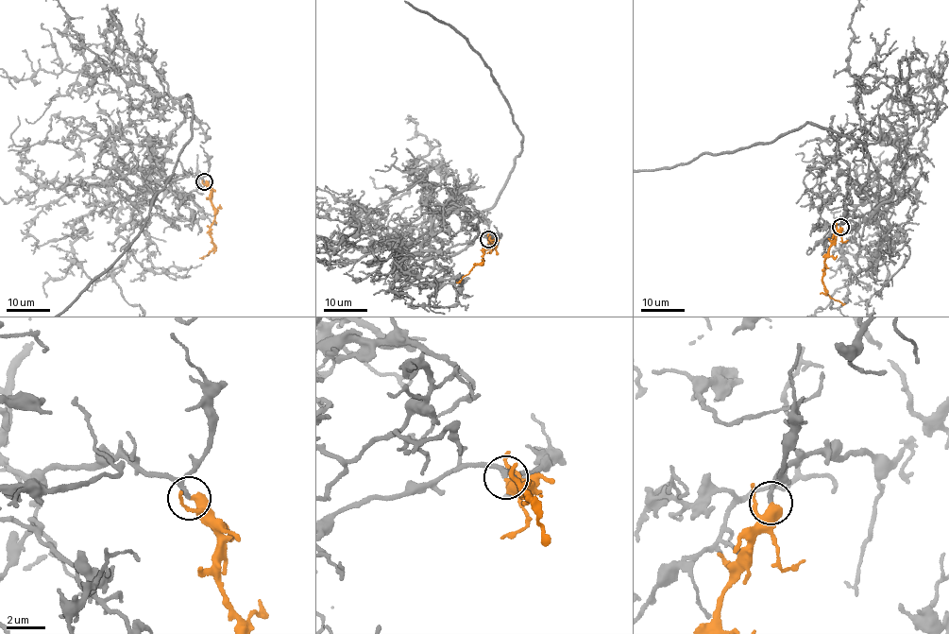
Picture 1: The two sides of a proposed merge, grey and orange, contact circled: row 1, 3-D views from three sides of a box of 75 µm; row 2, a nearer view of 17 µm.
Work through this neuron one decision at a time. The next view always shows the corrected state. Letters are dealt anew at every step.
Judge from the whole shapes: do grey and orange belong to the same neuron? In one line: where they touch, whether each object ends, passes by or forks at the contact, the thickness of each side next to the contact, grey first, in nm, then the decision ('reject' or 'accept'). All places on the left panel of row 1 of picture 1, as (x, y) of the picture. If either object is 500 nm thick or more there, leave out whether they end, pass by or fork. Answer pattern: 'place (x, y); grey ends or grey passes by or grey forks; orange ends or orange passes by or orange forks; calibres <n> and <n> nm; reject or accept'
place (204, 181); calibres 160 and 550 nm; accept

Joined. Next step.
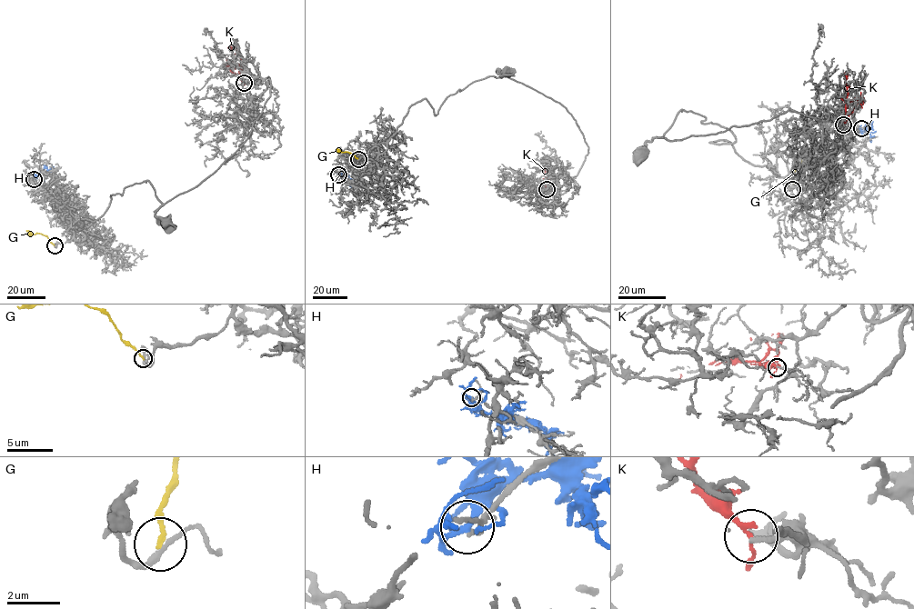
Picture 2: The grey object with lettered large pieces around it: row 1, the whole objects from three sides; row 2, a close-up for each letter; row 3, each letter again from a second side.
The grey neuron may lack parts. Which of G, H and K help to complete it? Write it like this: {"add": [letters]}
{"add": []}

